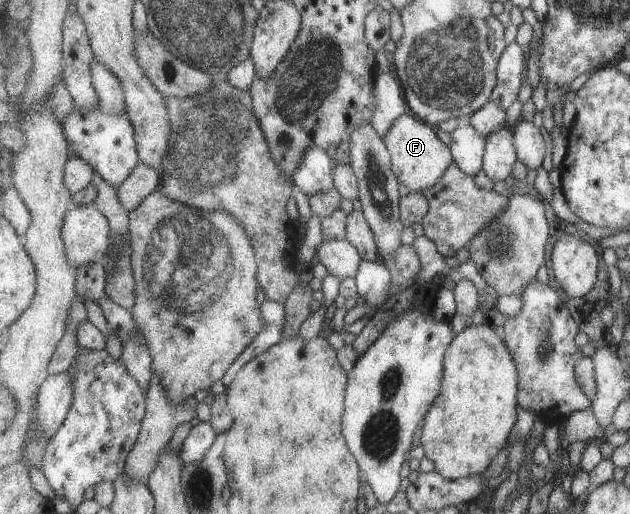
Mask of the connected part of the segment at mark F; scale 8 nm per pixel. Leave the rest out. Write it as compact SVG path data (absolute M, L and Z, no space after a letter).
M409 109L397 118L390 127L389 133L384 137L392 153L394 172L400 182L411 192L422 192L432 188L454 162L452 149L437 137L436 130L437 127L423 121Z

